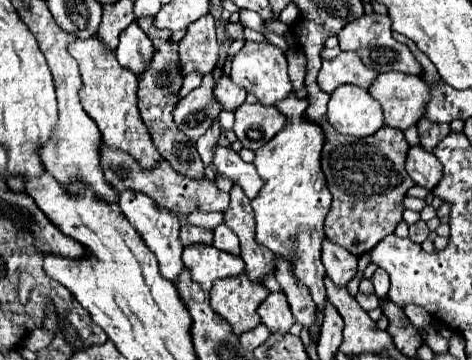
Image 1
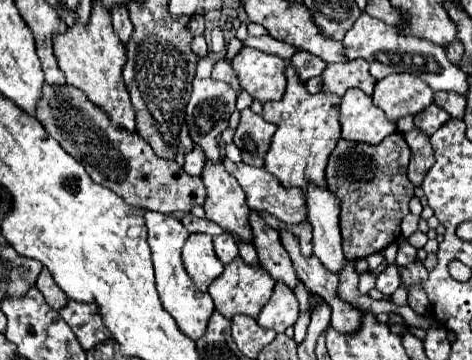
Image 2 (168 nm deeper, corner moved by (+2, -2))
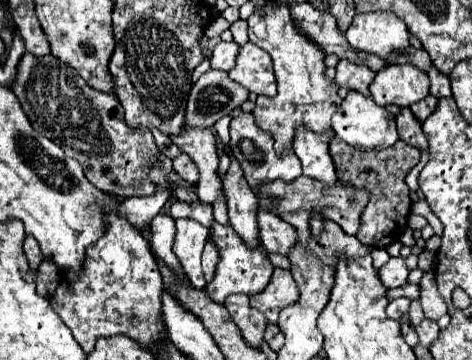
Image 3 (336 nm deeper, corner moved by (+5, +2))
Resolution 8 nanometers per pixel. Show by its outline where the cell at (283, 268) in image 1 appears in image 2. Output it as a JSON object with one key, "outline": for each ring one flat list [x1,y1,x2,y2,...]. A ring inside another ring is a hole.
{"outline":[[253,209,249,211,249,225,253,231,253,245,261,267,265,267,273,279,285,281,293,289,299,279,293,271,293,265,289,263,289,255,285,255,285,249,281,247,277,231,267,225,265,219]]}

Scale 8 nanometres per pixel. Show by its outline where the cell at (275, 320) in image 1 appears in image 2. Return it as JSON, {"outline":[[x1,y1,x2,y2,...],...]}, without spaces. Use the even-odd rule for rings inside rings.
{"outline":[[277,281,269,303,257,315,257,323,261,327,273,329,275,333,285,333,285,329,291,327,297,321,297,317,299,303,295,299,295,293,289,287,285,287,283,281]]}

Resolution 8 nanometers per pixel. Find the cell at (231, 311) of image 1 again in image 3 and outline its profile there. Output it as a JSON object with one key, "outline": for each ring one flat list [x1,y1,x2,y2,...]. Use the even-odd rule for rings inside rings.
{"outline":[[220,223,212,225,210,235,220,247,220,263,216,265,214,279,206,285,206,293,210,295,210,299,214,299,216,303,224,303,234,293,242,293,248,297,262,293,268,287,272,279,272,271,274,271,272,263,268,261,268,253,262,249,254,249,254,251,248,249,246,243,240,239,240,235,232,227,224,227]]}

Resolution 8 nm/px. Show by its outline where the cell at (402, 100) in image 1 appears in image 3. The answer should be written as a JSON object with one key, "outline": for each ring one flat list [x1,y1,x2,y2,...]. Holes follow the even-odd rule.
{"outline":[[388,65,376,73,370,85,372,99,382,107,410,107,412,103,422,101,428,95,428,89,428,75,414,65]]}

